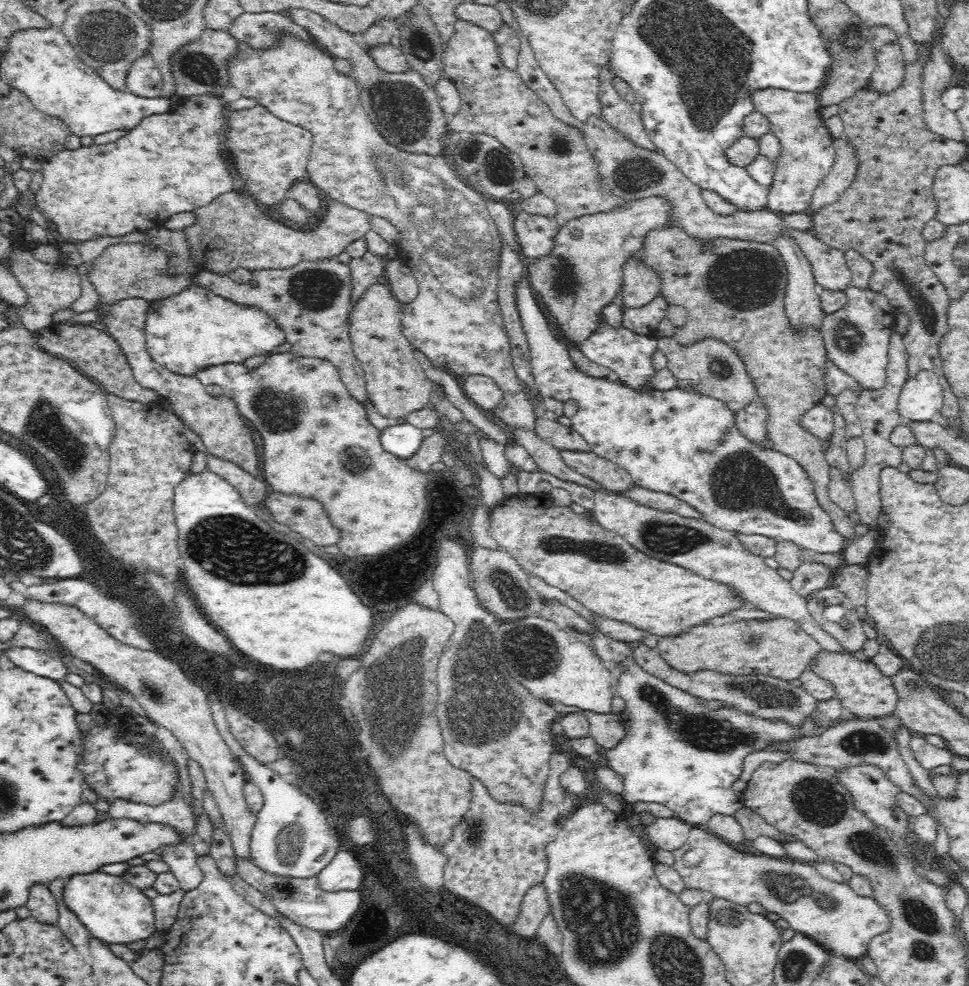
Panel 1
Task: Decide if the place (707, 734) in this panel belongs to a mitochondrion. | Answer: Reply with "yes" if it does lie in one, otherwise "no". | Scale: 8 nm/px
yes

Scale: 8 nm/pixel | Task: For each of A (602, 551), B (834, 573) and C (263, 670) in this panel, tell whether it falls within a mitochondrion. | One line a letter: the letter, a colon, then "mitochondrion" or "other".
A: mitochondrion
B: other
C: other

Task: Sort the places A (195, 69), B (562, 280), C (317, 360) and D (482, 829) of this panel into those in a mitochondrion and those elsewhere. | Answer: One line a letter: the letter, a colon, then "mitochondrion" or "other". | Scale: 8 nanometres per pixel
A: mitochondrion
B: mitochondrion
C: other
D: mitochondrion

